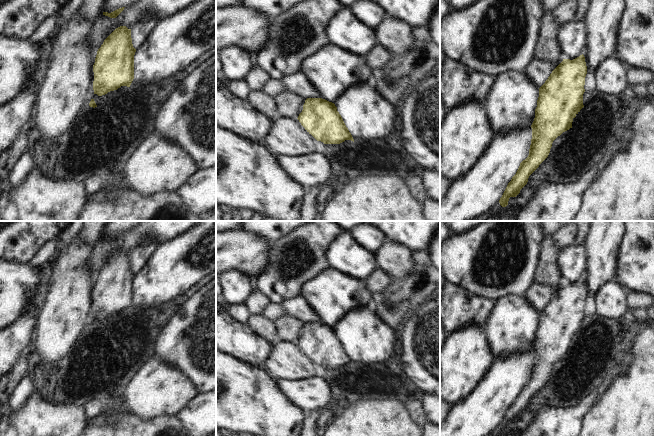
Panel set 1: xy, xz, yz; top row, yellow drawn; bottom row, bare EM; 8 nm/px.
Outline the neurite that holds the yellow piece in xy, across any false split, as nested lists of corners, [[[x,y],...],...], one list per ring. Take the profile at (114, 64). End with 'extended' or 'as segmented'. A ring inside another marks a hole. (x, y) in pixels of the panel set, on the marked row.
[[[126,26],[116,28],[103,42],[97,51],[95,63],[93,65],[94,81],[92,97],[89,106],[101,107],[102,109],[126,109],[129,106],[129,87],[134,79],[134,55],[136,49],[133,47],[131,29]]] | extended

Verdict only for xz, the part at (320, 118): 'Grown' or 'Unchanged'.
Grown

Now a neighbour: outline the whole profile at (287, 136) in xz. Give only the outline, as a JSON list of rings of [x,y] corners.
[[[281,116],[274,120],[265,138],[267,148],[275,154],[303,156],[316,152],[317,140],[301,125],[297,118]]]

